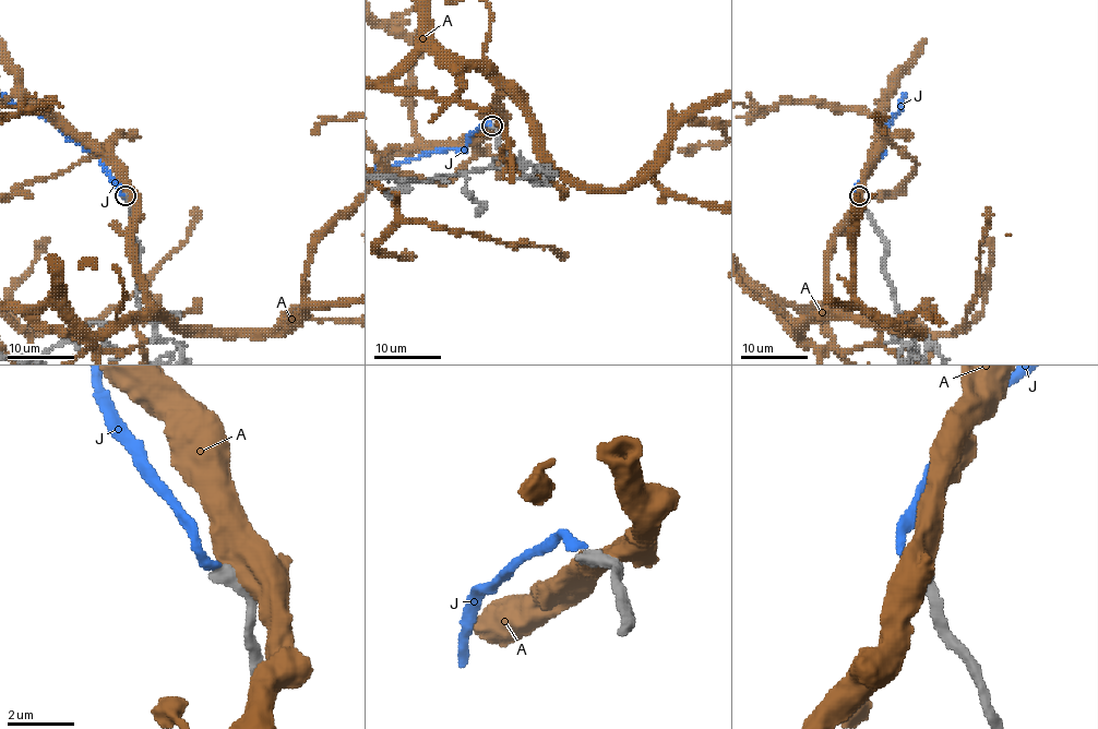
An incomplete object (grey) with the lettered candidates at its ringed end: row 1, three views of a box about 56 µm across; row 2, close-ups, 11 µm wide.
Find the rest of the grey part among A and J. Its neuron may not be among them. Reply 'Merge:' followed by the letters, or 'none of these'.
Merge: J

